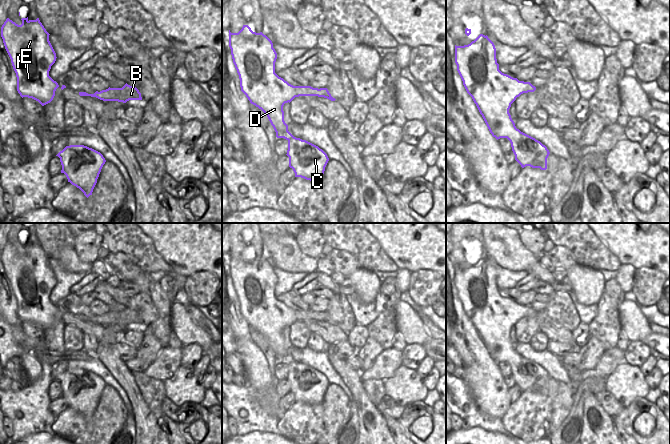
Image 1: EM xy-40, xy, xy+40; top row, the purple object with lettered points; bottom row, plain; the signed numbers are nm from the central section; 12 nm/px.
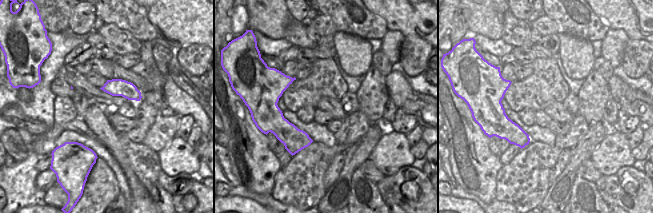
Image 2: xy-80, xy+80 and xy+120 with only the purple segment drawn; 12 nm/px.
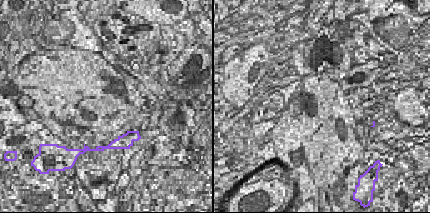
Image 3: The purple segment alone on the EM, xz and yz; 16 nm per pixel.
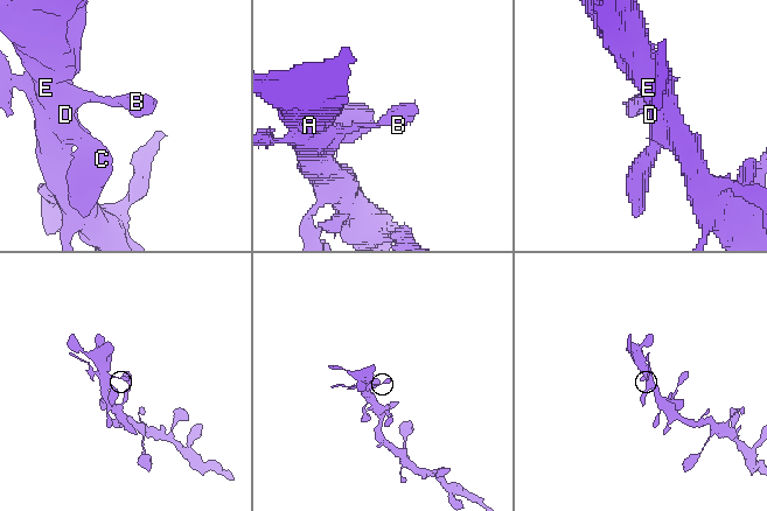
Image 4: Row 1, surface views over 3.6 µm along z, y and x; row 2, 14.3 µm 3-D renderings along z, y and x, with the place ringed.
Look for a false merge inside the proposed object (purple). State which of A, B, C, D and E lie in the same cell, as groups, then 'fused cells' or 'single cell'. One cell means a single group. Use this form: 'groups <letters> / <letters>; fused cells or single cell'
groups A B C D E; single cell

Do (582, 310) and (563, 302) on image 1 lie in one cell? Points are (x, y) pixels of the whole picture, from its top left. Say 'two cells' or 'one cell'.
two cells

